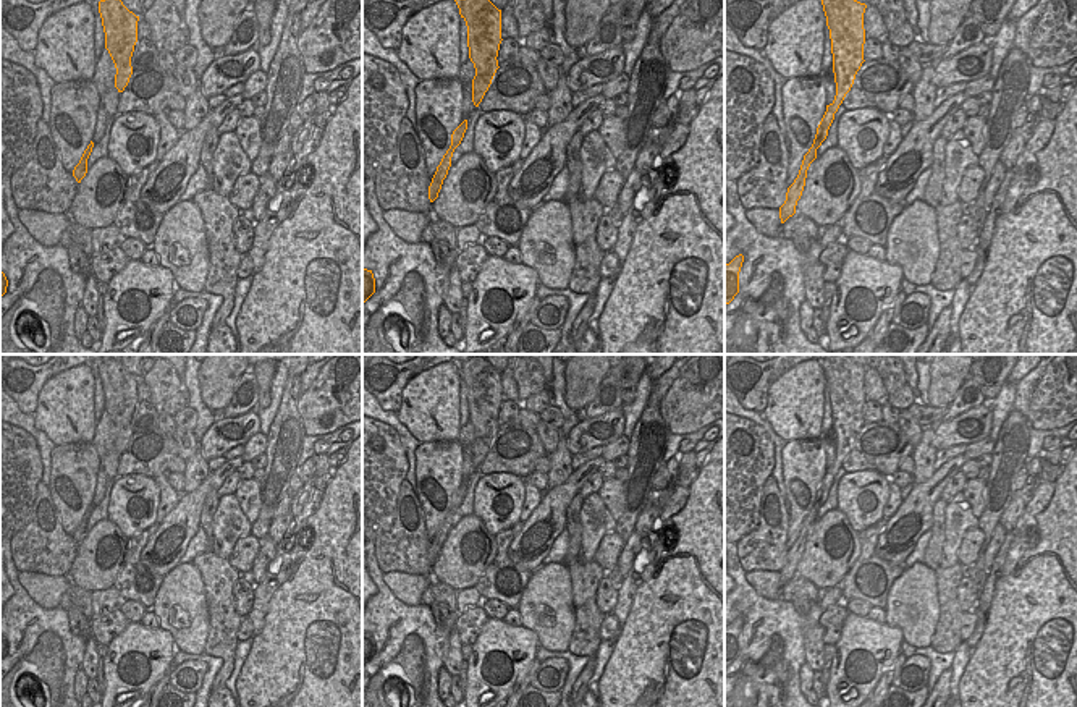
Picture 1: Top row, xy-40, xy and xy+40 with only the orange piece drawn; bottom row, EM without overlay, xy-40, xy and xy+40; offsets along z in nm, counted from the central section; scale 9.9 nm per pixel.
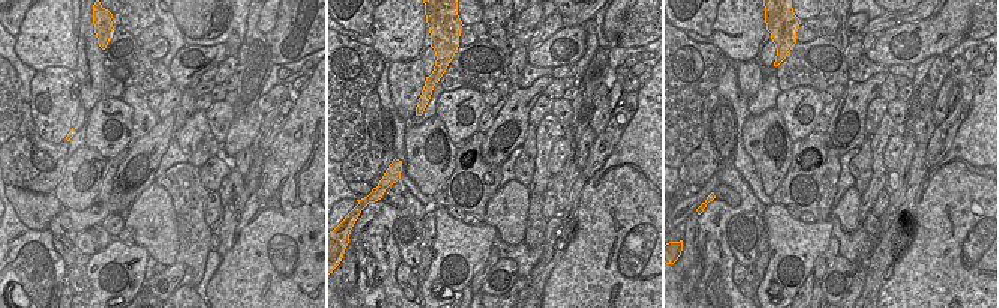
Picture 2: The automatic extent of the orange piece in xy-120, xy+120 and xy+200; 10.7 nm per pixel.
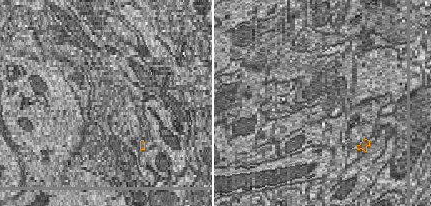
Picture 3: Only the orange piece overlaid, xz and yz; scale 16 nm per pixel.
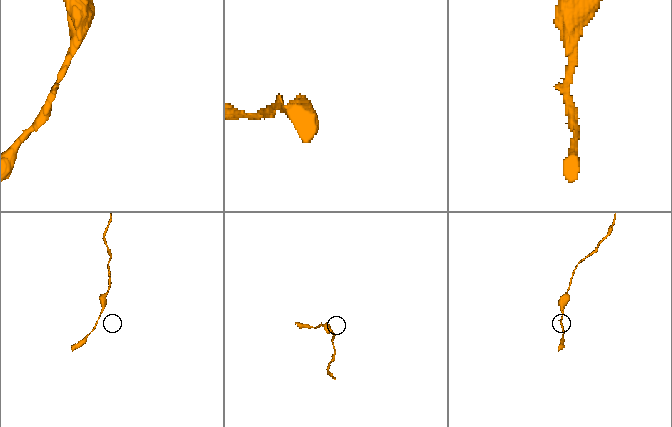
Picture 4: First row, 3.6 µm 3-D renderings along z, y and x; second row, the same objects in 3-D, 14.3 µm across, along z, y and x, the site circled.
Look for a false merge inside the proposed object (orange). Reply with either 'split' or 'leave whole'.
leave whole

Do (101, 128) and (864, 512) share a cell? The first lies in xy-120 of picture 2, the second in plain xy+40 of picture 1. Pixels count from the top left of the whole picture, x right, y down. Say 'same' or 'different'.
same

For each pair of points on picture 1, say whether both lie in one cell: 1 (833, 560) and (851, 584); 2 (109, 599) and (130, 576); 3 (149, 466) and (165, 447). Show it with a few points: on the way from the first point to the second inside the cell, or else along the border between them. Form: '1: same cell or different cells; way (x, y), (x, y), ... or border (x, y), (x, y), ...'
1: different cells; border (859, 539), (859, 557), (836, 584)
2: different cells; border (114, 586), (123, 599)
3: same cell; way (151, 461), (160, 452)

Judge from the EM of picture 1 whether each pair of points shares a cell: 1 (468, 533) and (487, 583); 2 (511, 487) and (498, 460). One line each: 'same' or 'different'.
1: different
2: different

